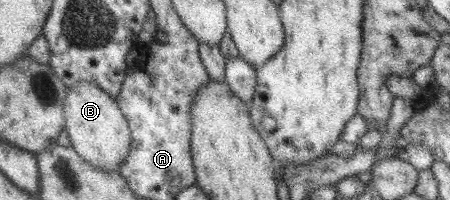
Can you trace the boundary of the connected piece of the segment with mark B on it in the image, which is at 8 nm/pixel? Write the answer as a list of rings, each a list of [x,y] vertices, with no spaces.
[[[85,81],[67,87],[63,104],[64,128],[72,149],[94,168],[105,172],[117,171],[118,164],[126,158],[130,148],[128,124],[116,100],[96,85]]]

